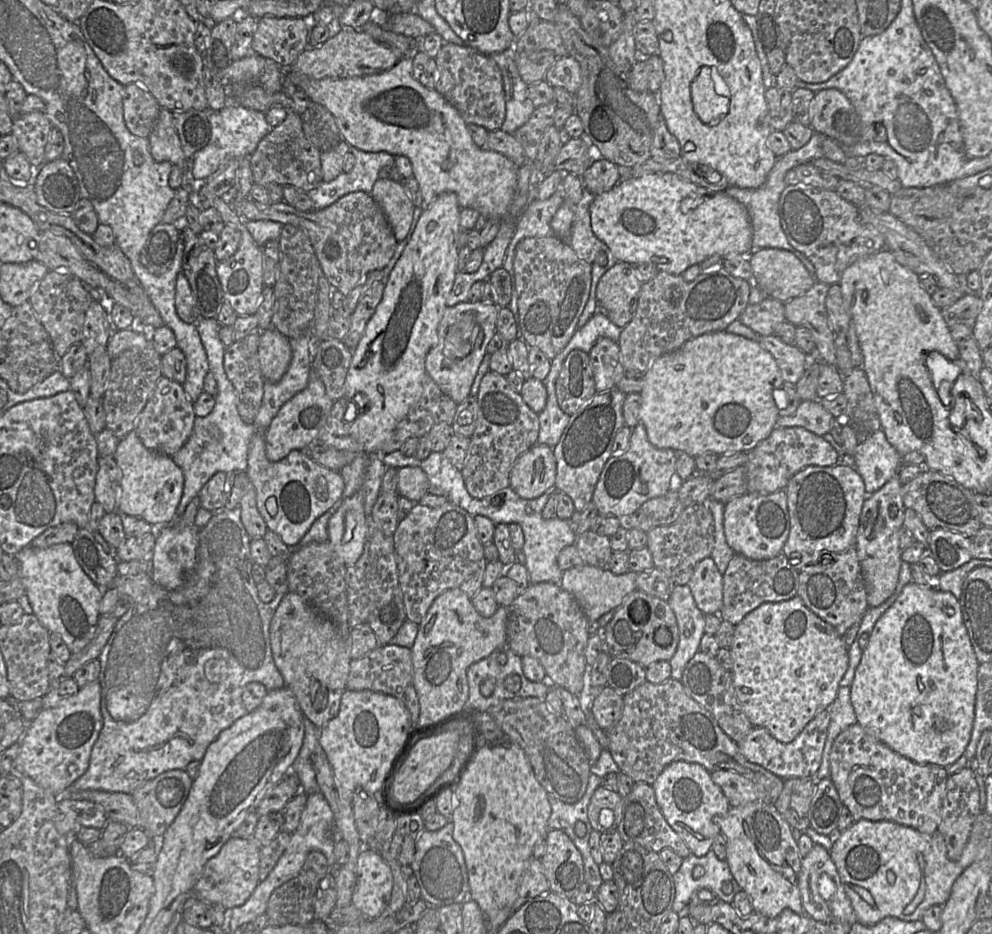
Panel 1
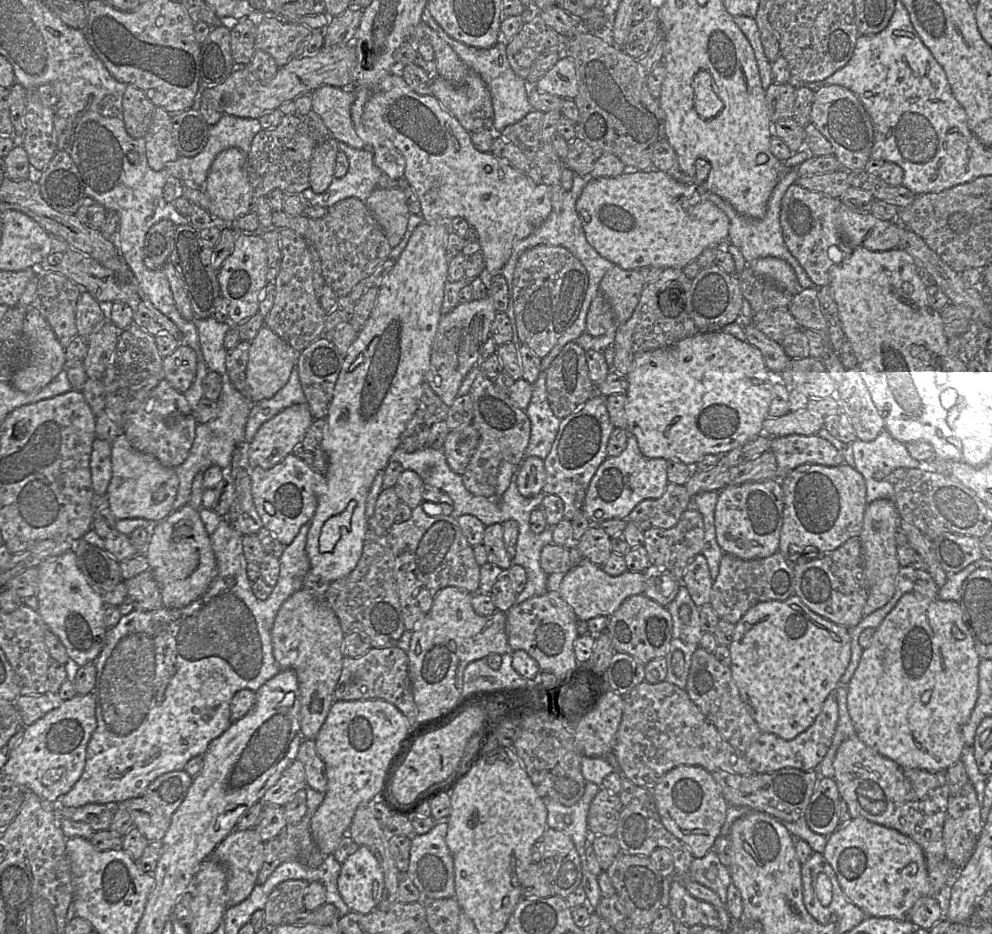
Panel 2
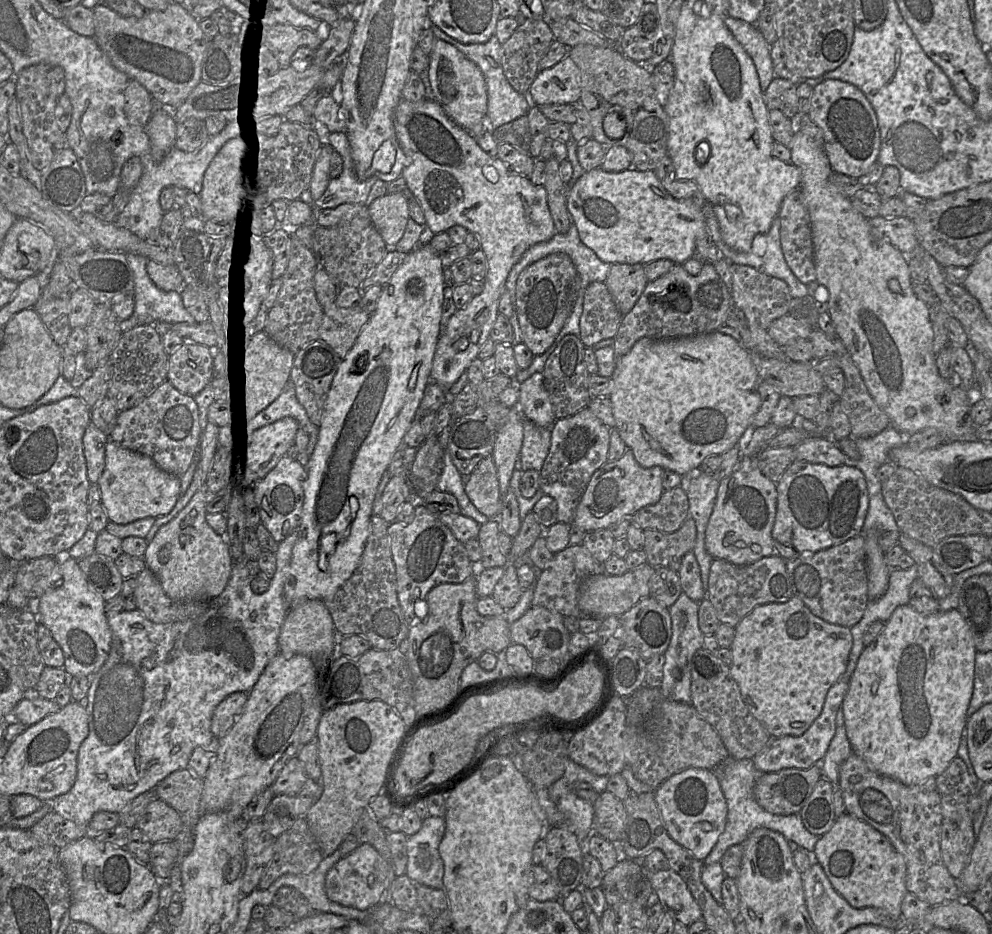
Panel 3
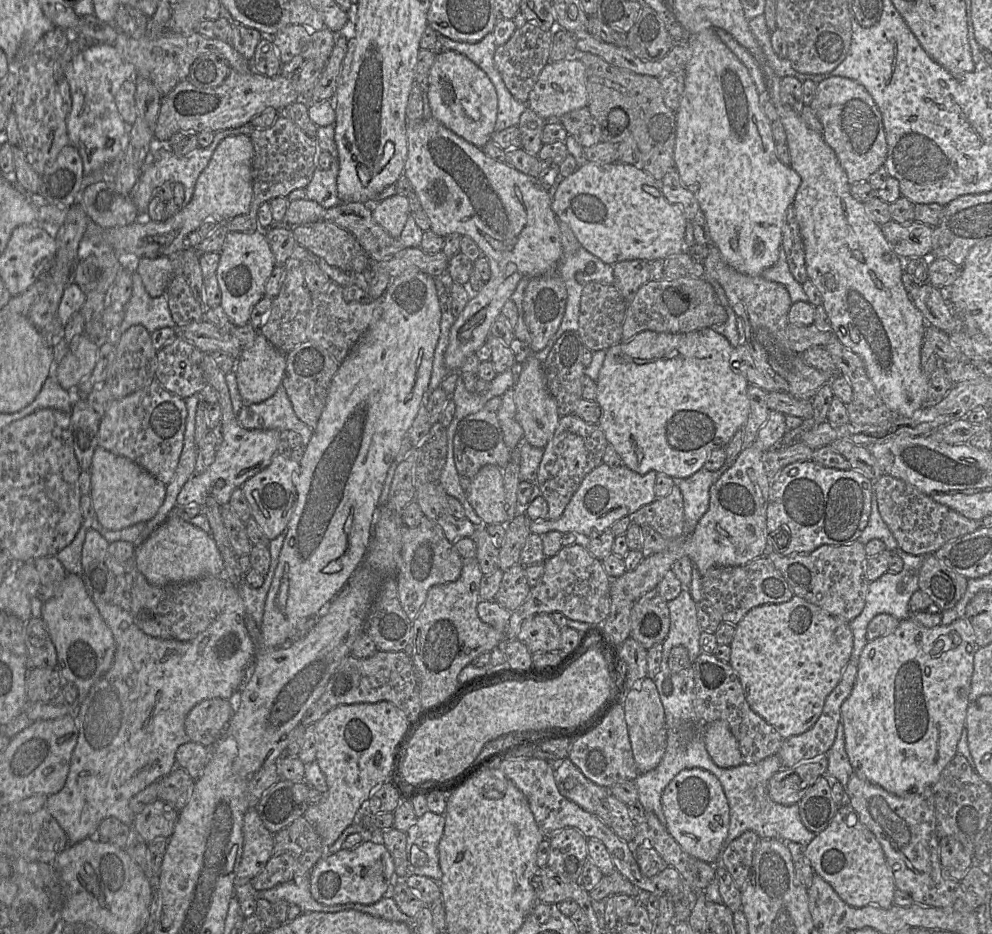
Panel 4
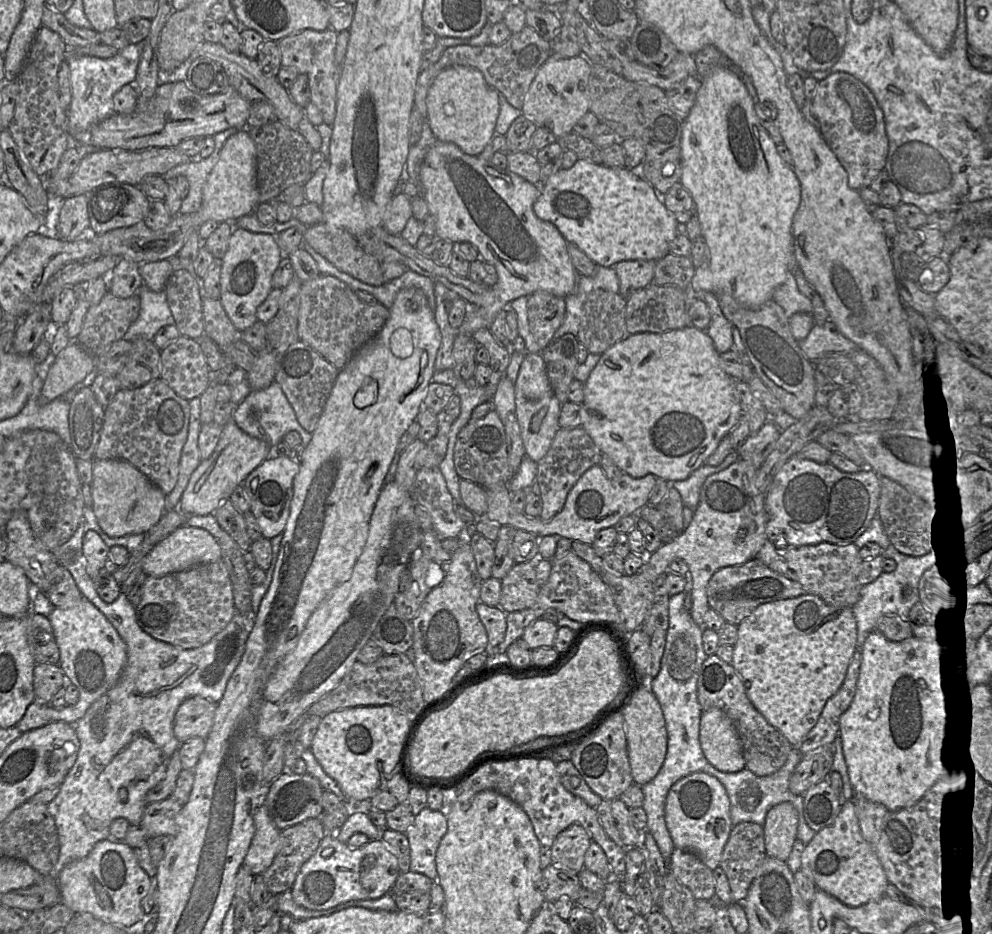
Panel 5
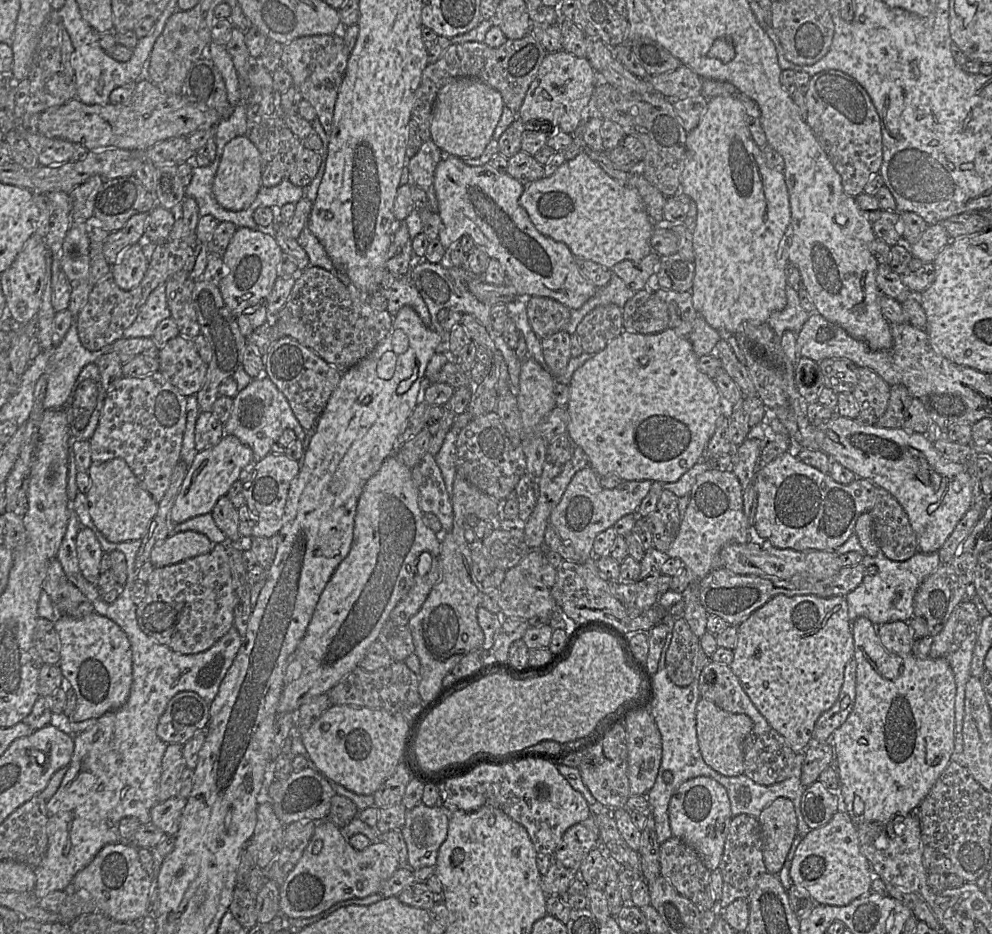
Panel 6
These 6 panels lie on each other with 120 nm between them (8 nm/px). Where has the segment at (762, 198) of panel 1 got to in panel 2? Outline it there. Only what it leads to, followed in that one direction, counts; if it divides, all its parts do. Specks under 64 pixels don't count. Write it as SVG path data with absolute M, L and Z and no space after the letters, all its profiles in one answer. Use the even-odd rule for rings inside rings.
M804 146L797 152L792 153L789 159L783 161L785 165L785 172L783 173L783 176L780 178L780 180L774 187L768 200L766 214L761 219L756 219L743 215L737 212L732 205L730 205L728 202L723 200L718 195L711 193L709 191L703 191L705 197L709 199L711 202L713 202L716 206L718 206L728 216L730 221L728 244L732 244L740 250L743 257L747 261L748 265L758 258L767 256L777 257L782 260L785 260L794 269L795 274L797 276L798 284L801 289L811 288L814 286L814 284L807 275L806 271L799 264L797 259L790 253L789 249L787 248L784 242L782 235L782 227L780 224L780 211L781 202L784 194L786 193L788 187L791 184L794 184L797 178L799 177L798 175L799 166L804 161L808 160L811 157L812 155L810 151L808 150L808 148Z

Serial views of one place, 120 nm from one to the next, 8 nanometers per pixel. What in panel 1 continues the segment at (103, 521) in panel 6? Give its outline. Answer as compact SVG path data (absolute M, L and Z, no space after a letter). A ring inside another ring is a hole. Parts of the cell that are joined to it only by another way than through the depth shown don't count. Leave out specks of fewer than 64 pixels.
M136 431L119 440L114 459L121 469L121 487L117 511L119 514L144 519L157 528L178 519L176 511L184 489L184 475L173 457L144 446Z

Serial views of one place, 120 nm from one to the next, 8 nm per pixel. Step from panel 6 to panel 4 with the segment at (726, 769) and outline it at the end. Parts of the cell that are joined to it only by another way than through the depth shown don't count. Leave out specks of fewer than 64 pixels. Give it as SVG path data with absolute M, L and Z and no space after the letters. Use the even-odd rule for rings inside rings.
M716 720L703 724L703 741L717 766L732 768L744 763L738 742L727 722Z

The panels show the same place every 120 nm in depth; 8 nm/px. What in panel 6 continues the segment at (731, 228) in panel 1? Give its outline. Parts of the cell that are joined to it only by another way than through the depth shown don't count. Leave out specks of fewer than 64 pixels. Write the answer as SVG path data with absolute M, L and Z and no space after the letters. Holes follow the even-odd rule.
M585 151L579 153L574 159L566 160L550 177L543 177L525 186L525 190L519 199L520 205L528 213L536 229L543 235L552 238L557 242L566 244L575 258L590 260L602 265L607 269L612 269L617 263L630 260L641 261L652 252L650 240L655 227L655 223L649 217L645 205L638 192L612 177L610 177L596 162L594 162Z

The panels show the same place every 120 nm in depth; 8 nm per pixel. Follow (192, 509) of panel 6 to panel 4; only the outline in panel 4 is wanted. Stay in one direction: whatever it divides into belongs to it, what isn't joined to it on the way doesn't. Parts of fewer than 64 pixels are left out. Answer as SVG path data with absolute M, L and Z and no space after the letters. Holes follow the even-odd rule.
M210 354L203 355L205 379L218 394L218 403L222 410L220 425L220 445L216 451L215 459L202 474L194 474L183 486L177 497L177 507L201 505L208 497L213 497L220 506L229 504L233 490L243 486L252 476L265 469L277 454L280 439L284 437L276 429L246 429L240 425L233 411L230 393L225 381L225 375L218 368Z

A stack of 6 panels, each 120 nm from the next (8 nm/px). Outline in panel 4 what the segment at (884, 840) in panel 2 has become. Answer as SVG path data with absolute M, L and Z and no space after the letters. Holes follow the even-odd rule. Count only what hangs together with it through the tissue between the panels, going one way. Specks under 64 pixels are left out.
M850 804L838 808L829 825L816 834L815 838L804 848L803 855L809 860L814 873L828 882L848 905L855 908L876 905L883 909L894 905L896 886L892 868L889 867L876 836L859 820L857 812Z

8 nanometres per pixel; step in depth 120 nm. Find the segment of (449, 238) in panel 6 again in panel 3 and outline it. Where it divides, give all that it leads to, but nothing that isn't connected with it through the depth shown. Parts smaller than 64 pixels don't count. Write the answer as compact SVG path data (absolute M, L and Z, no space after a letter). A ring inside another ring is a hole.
M401 99L395 110L394 125L397 140L406 157L411 159L411 164L404 167L402 176L424 212L427 230L436 235L447 232L454 225L461 225L477 235L487 259L488 269L483 291L474 296L464 308L455 311L437 342L430 379L448 390L471 362L478 358L481 348L489 338L499 314L500 296L506 289L506 280L512 267L531 246L550 240L556 234L556 229L545 187L534 185L529 177L515 173L498 157L489 156L479 147L476 138L456 125L433 99L418 102ZM485 166L492 166L497 170L499 179L496 183L485 178Z

